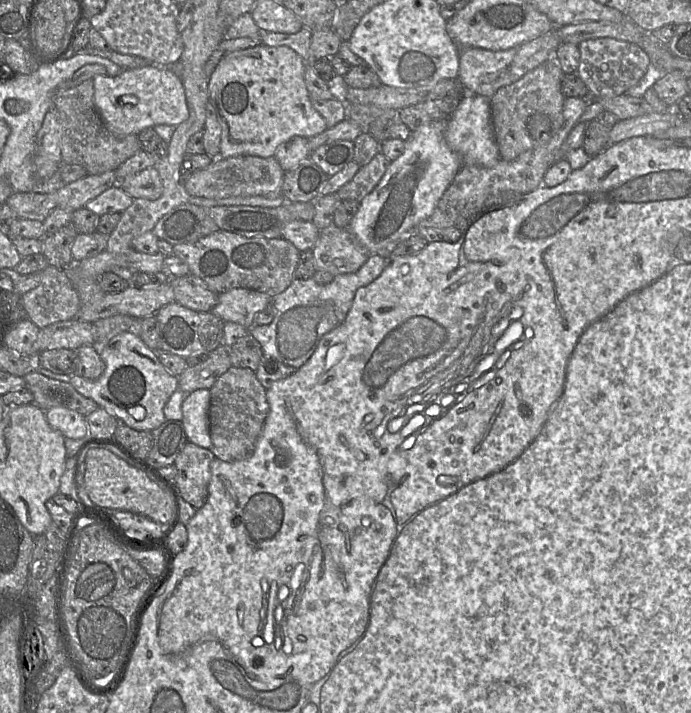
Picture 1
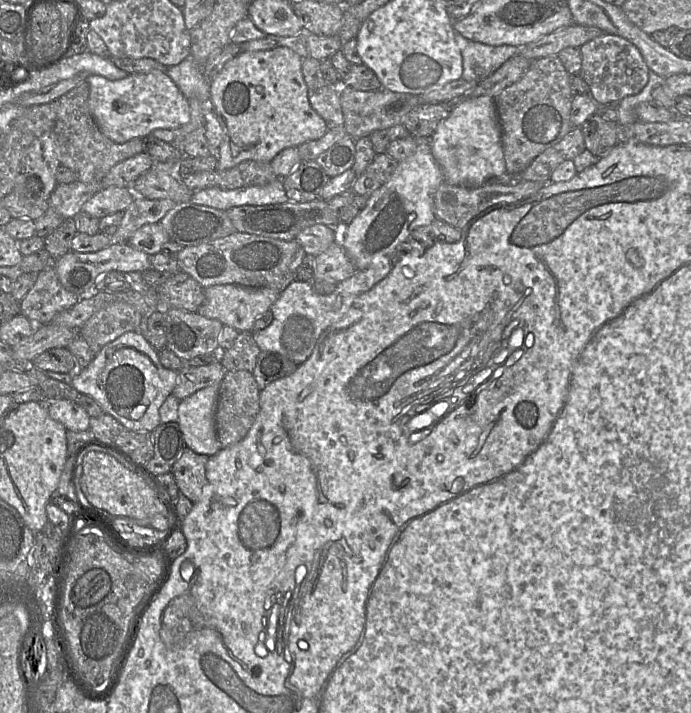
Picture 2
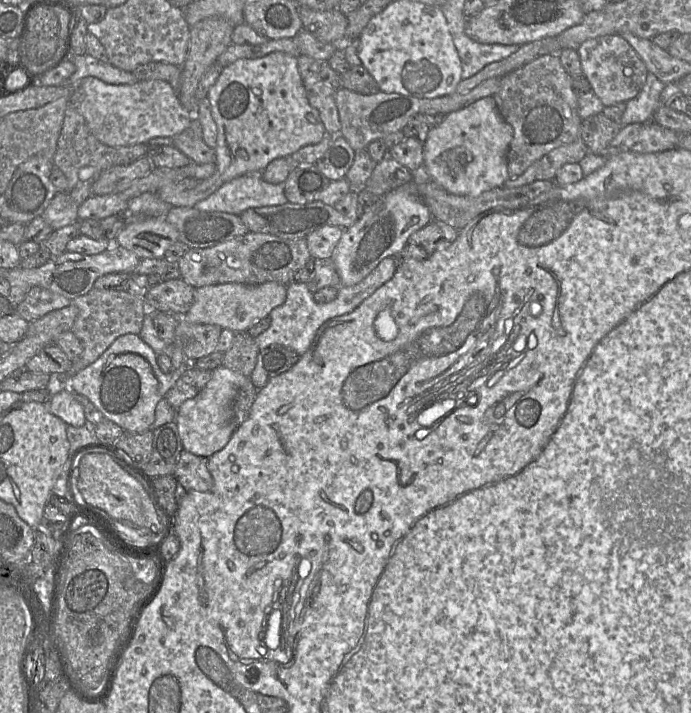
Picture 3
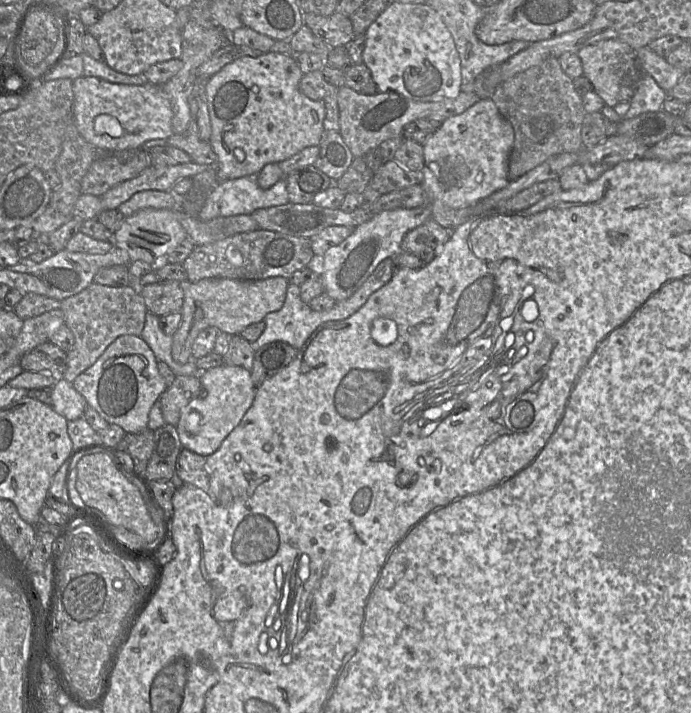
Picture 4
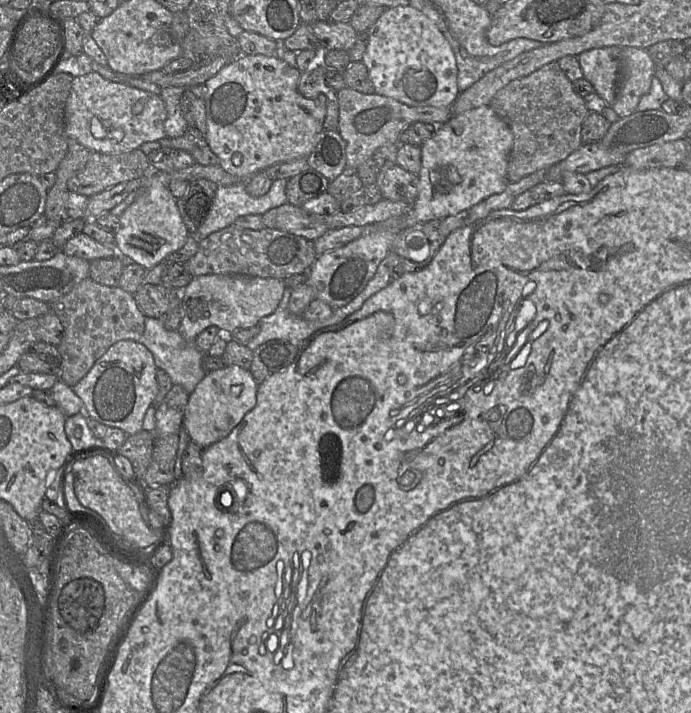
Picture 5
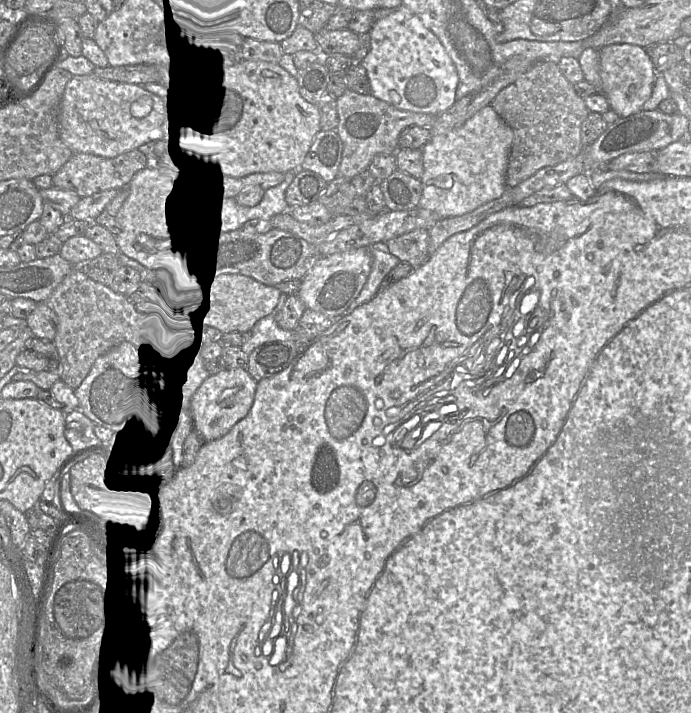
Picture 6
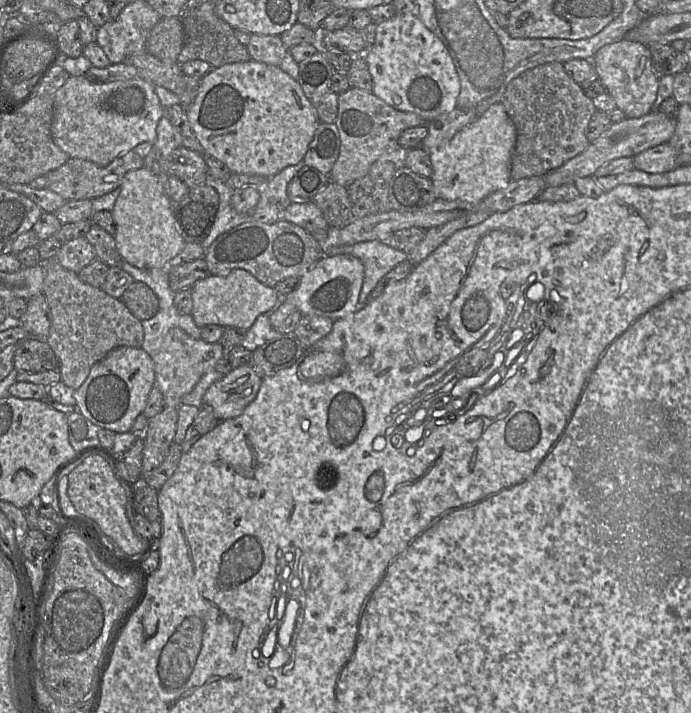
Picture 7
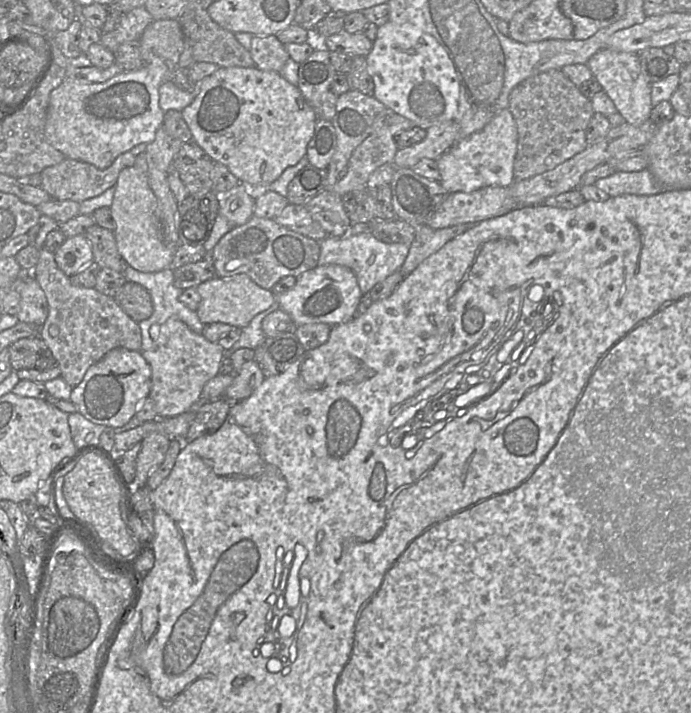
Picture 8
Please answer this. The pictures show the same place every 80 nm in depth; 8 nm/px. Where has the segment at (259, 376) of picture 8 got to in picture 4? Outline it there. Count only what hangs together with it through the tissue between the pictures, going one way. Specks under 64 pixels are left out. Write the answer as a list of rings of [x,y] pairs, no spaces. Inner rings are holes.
[[[223,364],[210,368],[199,372],[199,379],[202,392],[182,408],[176,429],[184,449],[207,457],[220,447],[223,440],[241,422],[254,401],[256,388],[251,372],[239,366]]]

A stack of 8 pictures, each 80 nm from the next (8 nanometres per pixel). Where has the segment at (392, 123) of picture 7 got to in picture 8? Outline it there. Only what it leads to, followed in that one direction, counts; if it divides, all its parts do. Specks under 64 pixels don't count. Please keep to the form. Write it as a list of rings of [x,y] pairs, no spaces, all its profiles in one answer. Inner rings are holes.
[[[350,89],[338,96],[336,113],[331,120],[336,132],[336,150],[328,165],[326,190],[343,196],[347,192],[366,187],[371,173],[383,164],[392,164],[398,150],[396,136],[415,123],[394,112],[373,95]]]

